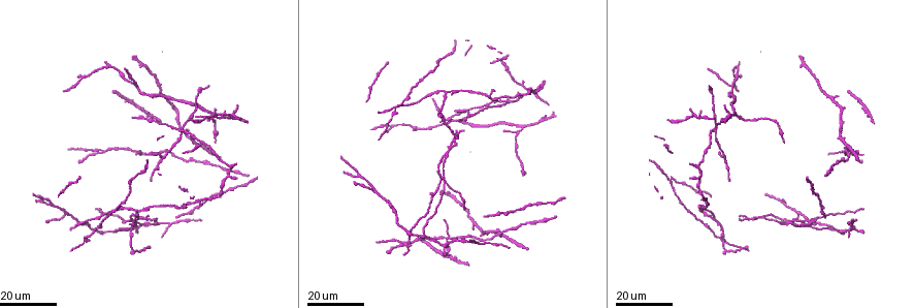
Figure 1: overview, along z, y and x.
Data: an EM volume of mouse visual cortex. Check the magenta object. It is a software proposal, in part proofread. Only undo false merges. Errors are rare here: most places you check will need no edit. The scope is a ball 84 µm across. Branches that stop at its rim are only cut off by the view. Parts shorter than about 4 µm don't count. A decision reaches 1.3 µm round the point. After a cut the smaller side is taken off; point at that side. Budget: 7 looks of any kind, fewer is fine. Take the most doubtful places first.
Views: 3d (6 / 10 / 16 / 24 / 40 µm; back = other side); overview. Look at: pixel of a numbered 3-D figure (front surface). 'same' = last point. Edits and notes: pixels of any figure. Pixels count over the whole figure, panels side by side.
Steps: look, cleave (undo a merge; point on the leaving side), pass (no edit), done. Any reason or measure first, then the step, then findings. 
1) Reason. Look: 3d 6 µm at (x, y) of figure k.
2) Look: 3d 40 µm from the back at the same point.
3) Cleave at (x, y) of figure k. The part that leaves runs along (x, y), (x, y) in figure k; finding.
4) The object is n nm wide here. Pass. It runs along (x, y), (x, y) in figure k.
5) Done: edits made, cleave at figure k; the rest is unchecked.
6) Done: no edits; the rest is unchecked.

Look: 3d 16 µm at (706, 227) of figure 1.

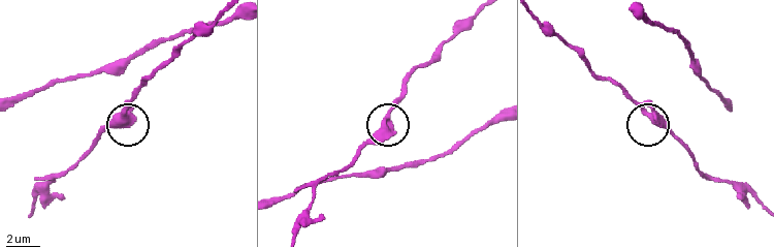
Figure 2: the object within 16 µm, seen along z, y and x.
Zoom in. Look: 3d 10 µm at (123, 113) of figure 2.

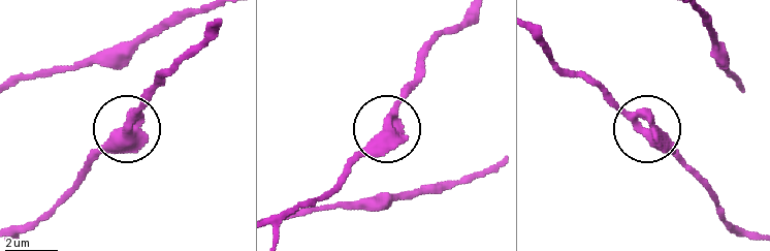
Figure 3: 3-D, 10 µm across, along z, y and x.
The side arm is 22 µm long. Pass. One neuron here.

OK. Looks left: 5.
Small branch off a trunk. Look: 3d 16 µm at (448, 239) of figure 1.

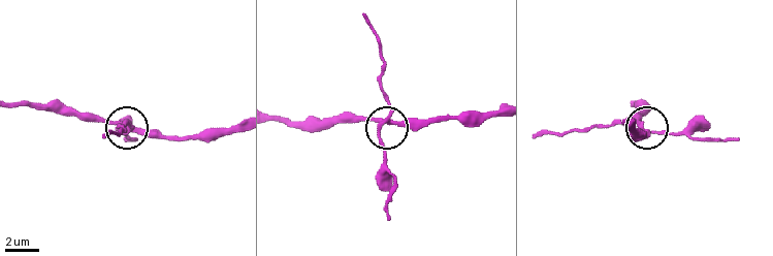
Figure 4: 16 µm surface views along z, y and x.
Look: 3d 10 µm at (382, 124) of figure 4.

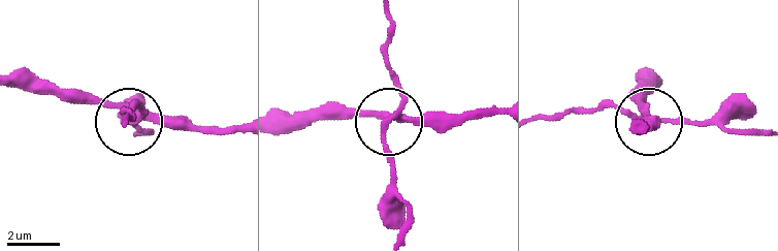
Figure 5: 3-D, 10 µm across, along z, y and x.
Closer look. Look: 3d 6 µm at (386, 122) of figure 5.

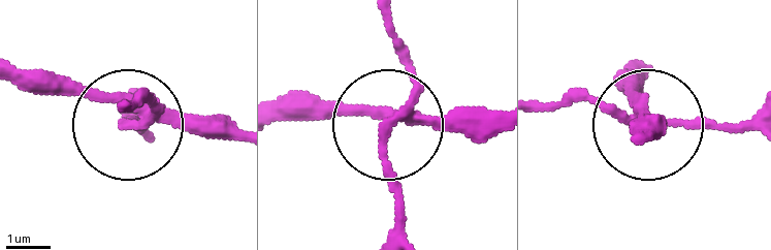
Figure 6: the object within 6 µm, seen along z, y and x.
Pass. It runs along (492, 121), (404, 121), (389, 132), (381, 165), (392, 232) in figure 6; all the same neuron.

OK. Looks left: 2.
Done: no edits; the rest is unchecked.

